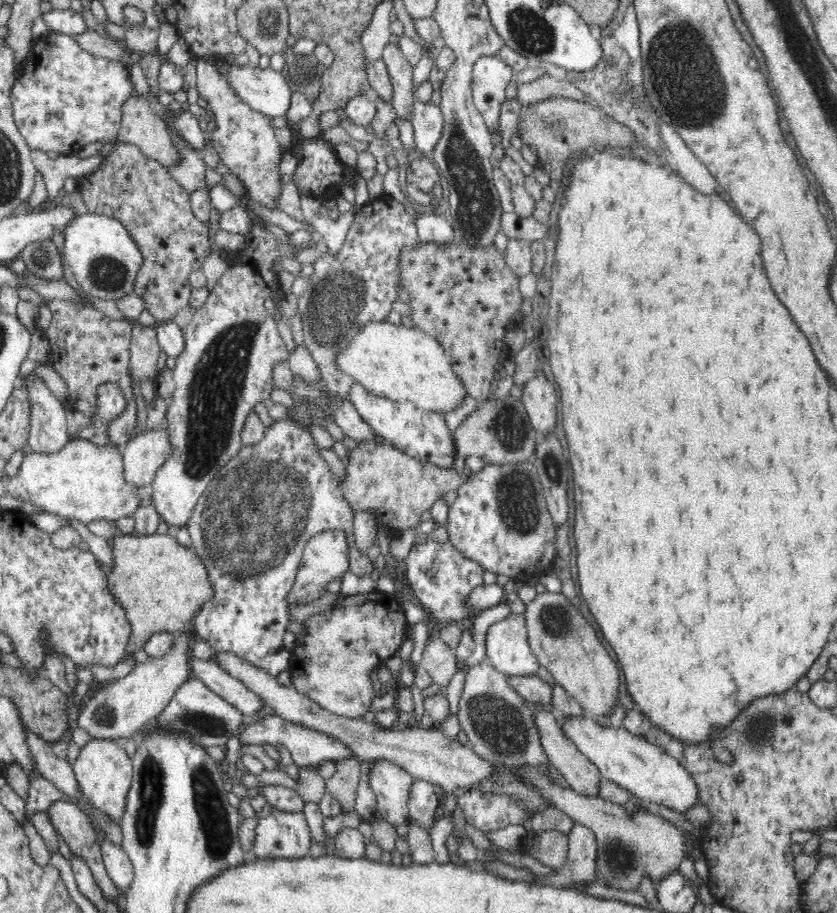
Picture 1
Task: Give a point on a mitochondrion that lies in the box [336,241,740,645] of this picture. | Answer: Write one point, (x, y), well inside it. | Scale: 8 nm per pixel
(515, 492)

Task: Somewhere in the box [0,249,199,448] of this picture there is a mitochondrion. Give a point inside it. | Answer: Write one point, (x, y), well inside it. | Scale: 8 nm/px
(107, 274)

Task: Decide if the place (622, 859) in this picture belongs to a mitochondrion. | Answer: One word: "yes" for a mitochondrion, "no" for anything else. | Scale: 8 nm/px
yes

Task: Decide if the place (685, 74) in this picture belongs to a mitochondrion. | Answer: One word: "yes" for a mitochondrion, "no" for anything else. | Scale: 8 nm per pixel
yes

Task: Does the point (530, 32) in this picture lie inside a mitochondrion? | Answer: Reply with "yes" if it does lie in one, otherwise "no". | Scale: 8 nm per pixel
yes

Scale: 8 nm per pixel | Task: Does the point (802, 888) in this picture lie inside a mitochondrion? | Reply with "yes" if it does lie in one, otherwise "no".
no

